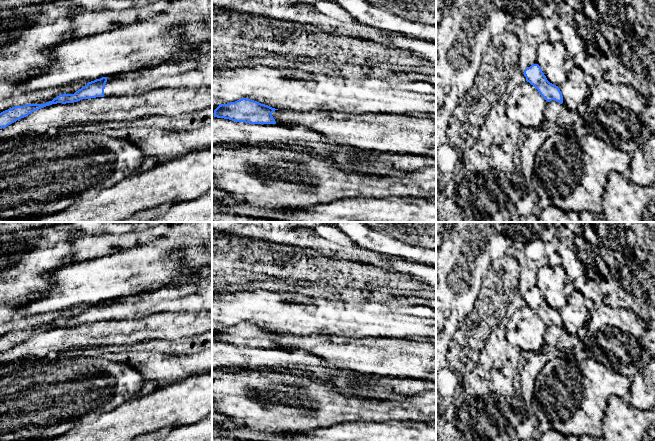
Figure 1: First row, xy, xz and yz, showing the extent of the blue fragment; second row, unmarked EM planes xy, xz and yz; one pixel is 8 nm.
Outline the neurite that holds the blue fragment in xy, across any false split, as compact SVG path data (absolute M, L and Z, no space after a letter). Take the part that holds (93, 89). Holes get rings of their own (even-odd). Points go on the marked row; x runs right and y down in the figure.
M207 47L187 59L96 79L74 94L60 94L45 104L12 107L0 113L0 129L52 104L74 103L81 99L110 95L142 95L158 88L207 86L212 86L212 47Z

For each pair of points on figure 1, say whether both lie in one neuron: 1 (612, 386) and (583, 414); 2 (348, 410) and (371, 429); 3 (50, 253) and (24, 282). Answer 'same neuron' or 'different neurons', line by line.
1: same neuron
2: different neurons
3: same neuron

